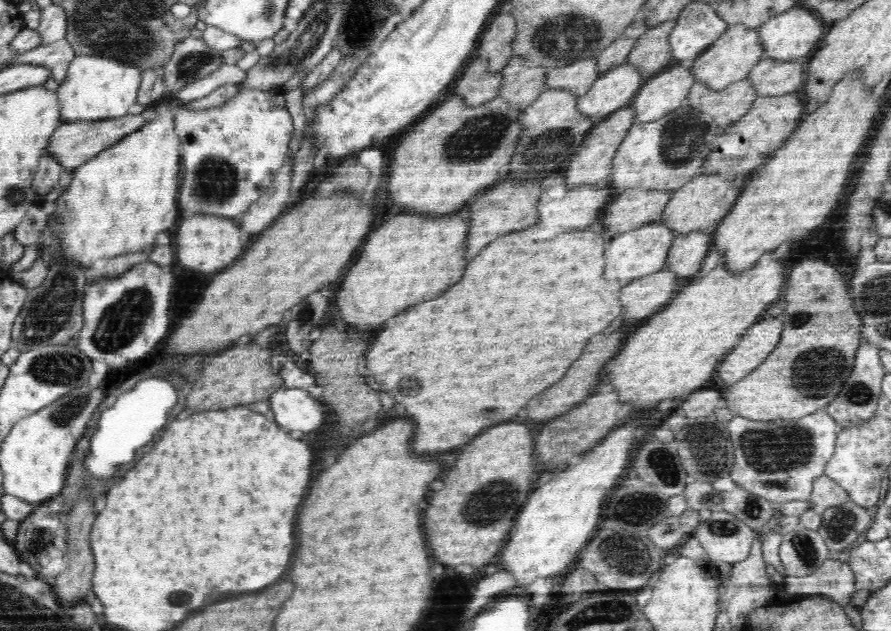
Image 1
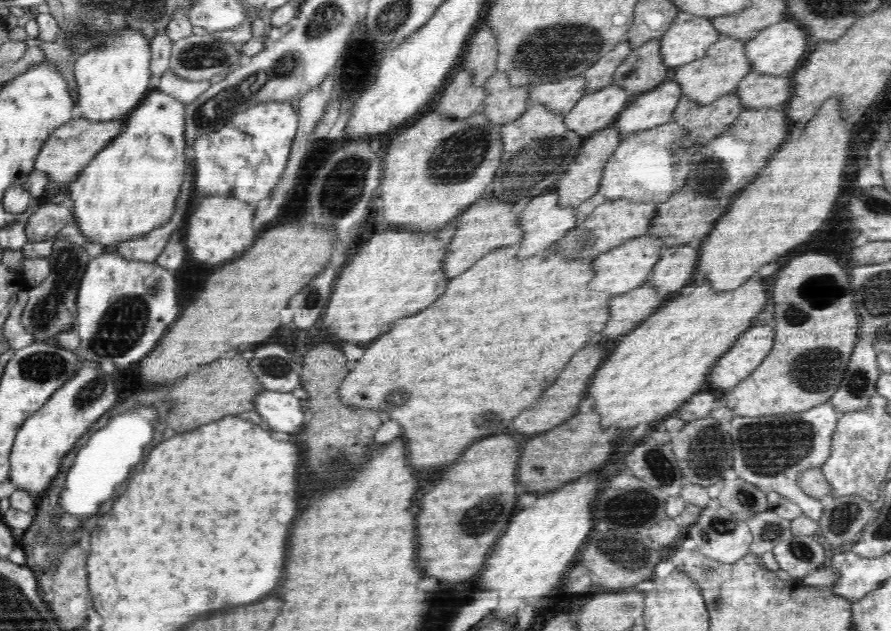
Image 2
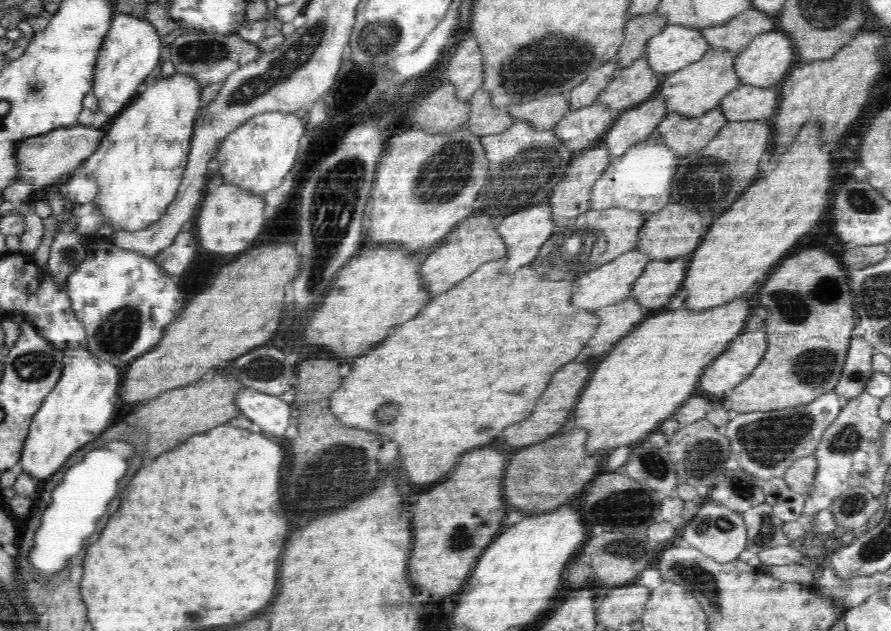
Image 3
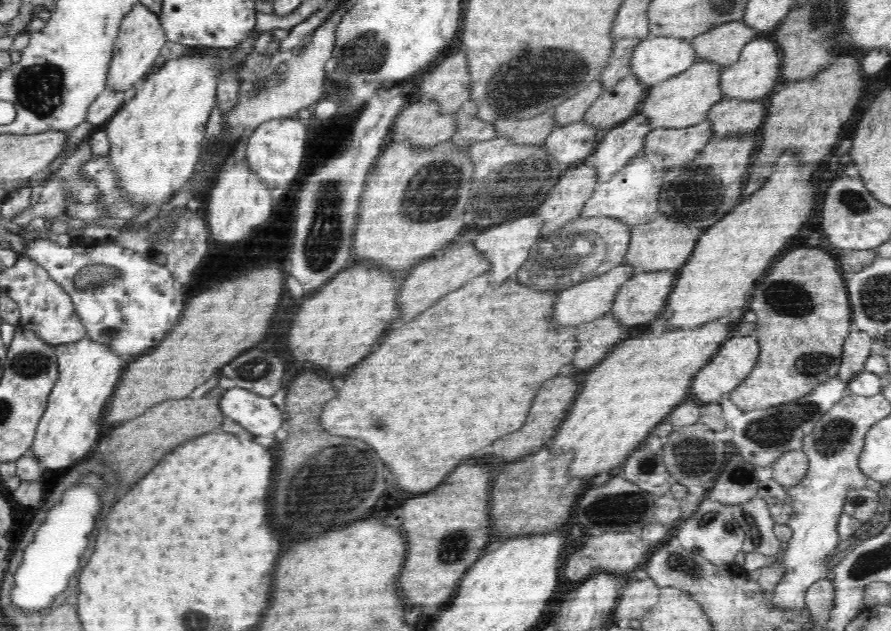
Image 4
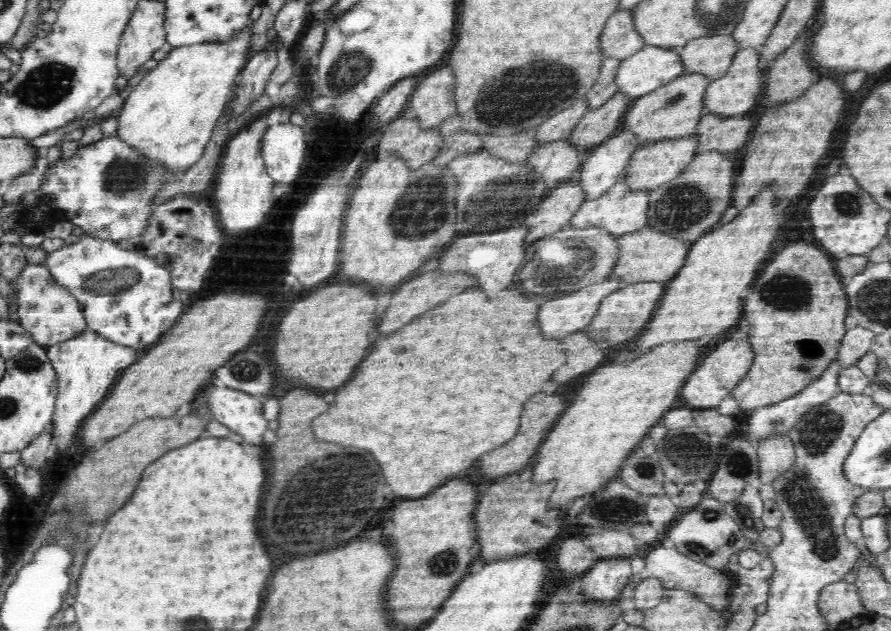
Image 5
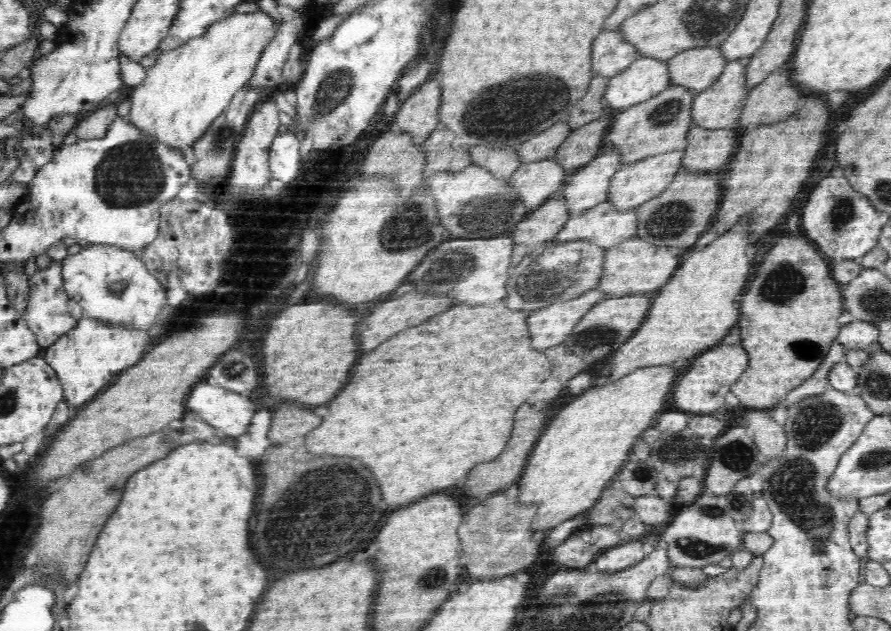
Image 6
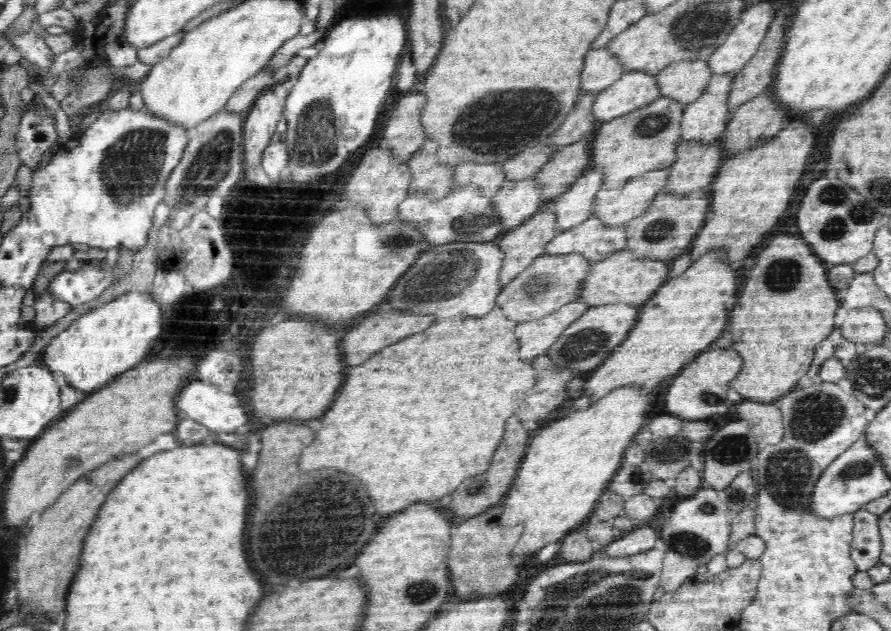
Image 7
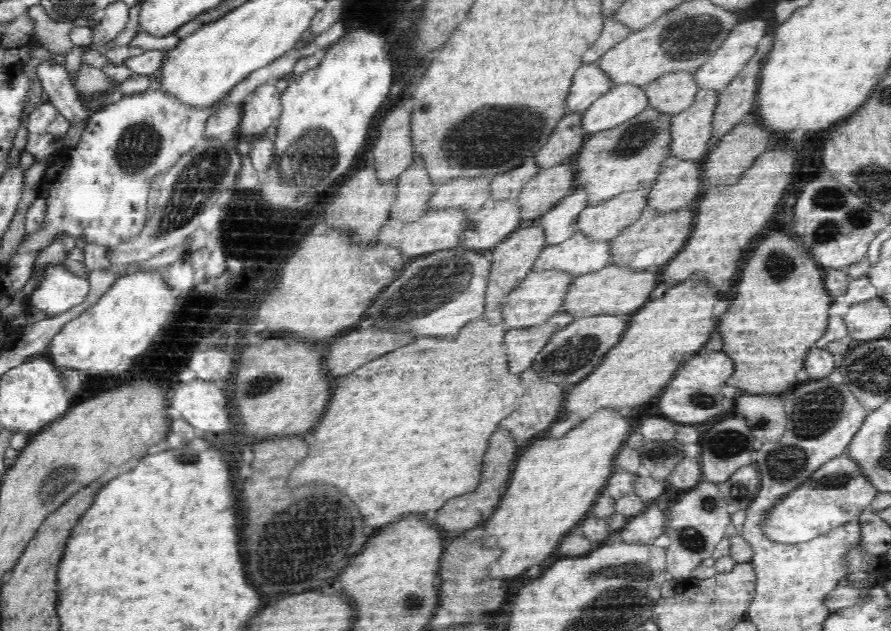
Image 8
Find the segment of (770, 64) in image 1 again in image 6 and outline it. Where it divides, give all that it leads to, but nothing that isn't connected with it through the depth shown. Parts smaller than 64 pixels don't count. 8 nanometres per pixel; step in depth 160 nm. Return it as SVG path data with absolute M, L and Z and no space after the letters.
M692 126L686 135L681 170L712 172L723 169L735 153L741 134L735 127L706 130Z

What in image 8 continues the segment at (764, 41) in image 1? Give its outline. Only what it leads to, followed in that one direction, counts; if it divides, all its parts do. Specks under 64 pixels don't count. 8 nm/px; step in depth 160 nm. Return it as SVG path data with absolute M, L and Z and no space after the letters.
M700 89L692 106L671 118L671 156L684 160L697 160L706 156L706 144L712 138L711 122L718 93Z

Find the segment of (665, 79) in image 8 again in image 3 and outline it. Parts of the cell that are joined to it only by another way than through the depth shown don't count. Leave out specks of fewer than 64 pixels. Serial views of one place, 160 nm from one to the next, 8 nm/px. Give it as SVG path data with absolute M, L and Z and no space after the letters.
M754 8L746 9L724 24L701 29L701 35L710 48L723 48L737 55L752 42L752 39L774 28L774 15L764 14Z

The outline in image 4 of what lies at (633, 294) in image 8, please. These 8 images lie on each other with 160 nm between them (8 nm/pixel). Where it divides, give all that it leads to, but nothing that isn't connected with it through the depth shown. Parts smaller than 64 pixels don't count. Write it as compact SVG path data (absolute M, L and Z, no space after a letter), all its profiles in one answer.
M663 214L656 216L660 216L660 218L654 220L654 222L651 220L646 224L638 224L631 228L632 237L630 237L629 247L623 262L628 266L633 266L637 272L654 272L654 270L678 271L686 264L688 257L695 249L694 244L698 242L698 238L700 238L702 232L694 230L694 228L688 228L685 224L680 224L675 220L668 220L668 218L664 218Z

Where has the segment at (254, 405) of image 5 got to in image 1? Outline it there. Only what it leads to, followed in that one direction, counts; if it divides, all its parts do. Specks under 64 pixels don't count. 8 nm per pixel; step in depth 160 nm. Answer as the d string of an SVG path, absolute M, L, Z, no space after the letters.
M282 386L268 399L276 424L286 430L312 432L319 430L325 422L323 412L318 409L322 402L310 397L306 389Z

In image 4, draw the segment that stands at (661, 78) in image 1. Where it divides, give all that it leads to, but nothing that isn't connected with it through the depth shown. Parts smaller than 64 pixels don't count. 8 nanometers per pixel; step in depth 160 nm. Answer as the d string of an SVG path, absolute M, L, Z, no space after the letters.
M638 112L616 127L601 134L595 151L584 162L594 168L597 183L608 182L644 148L645 136L650 132L649 118Z

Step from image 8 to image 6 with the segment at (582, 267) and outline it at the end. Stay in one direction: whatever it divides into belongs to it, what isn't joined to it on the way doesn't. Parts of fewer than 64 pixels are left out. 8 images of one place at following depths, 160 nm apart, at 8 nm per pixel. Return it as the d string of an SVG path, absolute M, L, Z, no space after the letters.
M608 200L592 206L580 216L570 217L553 240L572 242L587 240L600 248L609 249L636 236L635 209L618 212Z

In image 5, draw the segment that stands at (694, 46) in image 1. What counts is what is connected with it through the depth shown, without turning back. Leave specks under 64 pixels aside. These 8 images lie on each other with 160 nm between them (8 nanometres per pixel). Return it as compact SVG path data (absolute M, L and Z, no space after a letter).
M644 46L642 50L634 52L630 58L621 62L616 73L617 92L623 92L632 100L644 94L656 91L658 88L669 84L671 80L683 74L679 48L660 48L659 46Z

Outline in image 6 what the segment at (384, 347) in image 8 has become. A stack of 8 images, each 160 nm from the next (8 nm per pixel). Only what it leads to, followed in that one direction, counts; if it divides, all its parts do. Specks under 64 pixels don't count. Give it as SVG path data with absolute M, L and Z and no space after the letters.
M408 292L408 294L402 295L398 300L388 300L388 302L382 302L374 308L374 312L366 318L366 332L360 332L360 352L370 352L374 350L376 346L380 346L382 342L386 342L390 336L410 328L410 326L416 326L416 324L422 324L426 322L430 316L434 314L442 314L446 312L448 308L452 306L452 302L448 298L436 298L436 296L420 296L418 292Z

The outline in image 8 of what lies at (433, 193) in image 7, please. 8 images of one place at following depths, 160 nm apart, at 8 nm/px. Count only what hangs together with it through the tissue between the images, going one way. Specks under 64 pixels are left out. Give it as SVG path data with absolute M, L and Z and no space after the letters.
M419 155L396 181L397 195L390 207L389 219L416 222L428 212L428 201L438 184L431 181L423 158Z

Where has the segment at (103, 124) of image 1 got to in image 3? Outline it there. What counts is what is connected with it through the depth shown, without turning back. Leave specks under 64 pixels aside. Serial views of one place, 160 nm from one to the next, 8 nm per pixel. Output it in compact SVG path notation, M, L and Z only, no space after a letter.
M81 124L60 127L49 133L28 137L17 142L17 178L31 184L36 189L49 188L58 184L62 176L80 171L85 160L96 152L105 133L100 128Z

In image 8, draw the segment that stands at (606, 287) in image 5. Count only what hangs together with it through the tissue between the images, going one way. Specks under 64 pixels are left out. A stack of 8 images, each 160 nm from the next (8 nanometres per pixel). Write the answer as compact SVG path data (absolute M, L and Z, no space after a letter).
M560 310L542 324L508 330L504 344L508 346L506 358L510 374L520 374L522 370L526 370L534 362L534 356L542 350L542 346L546 346L548 339L572 321L571 314Z

